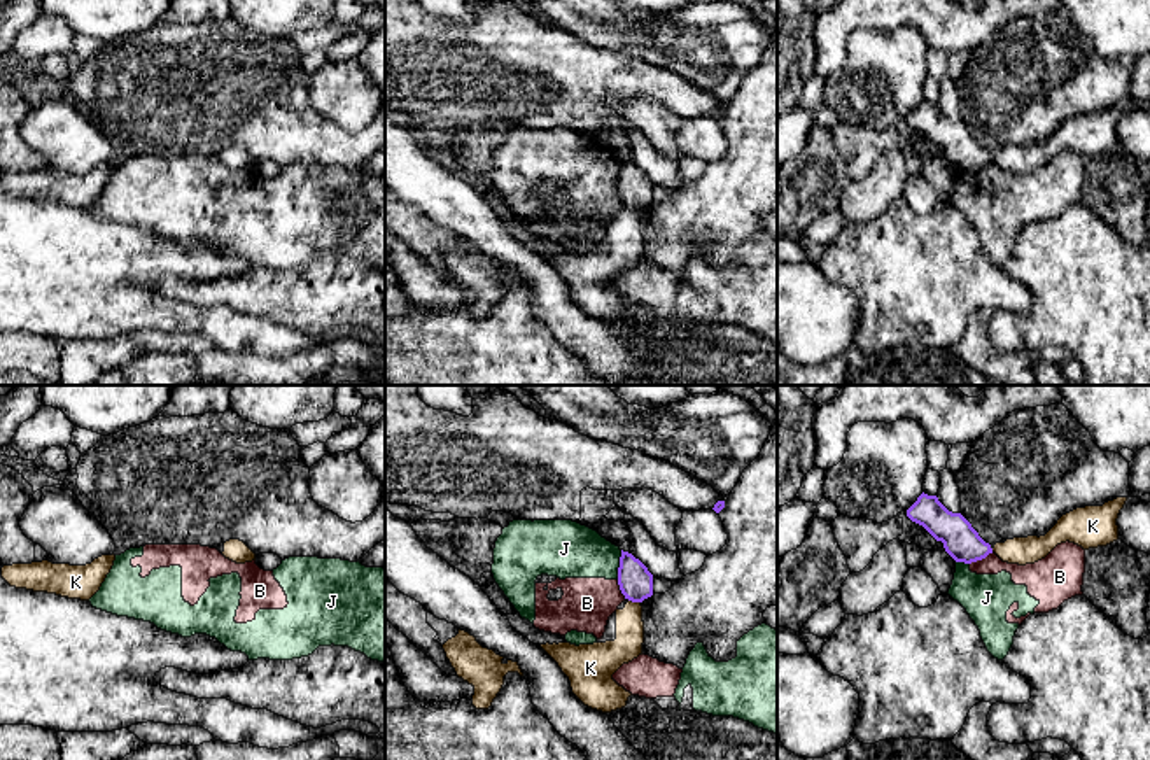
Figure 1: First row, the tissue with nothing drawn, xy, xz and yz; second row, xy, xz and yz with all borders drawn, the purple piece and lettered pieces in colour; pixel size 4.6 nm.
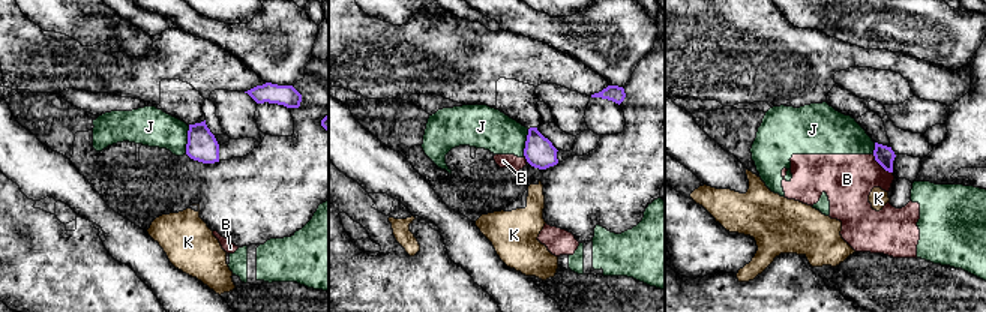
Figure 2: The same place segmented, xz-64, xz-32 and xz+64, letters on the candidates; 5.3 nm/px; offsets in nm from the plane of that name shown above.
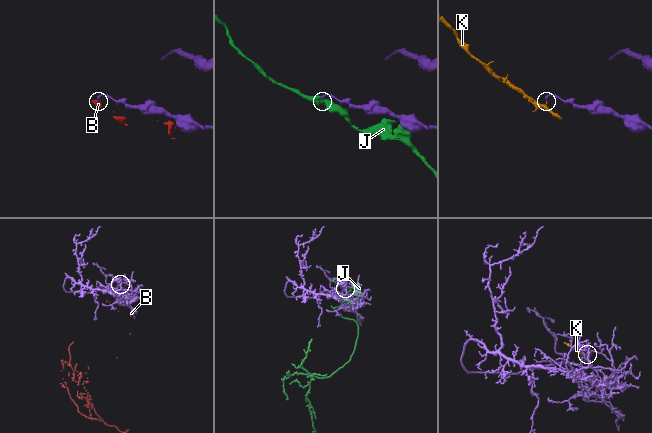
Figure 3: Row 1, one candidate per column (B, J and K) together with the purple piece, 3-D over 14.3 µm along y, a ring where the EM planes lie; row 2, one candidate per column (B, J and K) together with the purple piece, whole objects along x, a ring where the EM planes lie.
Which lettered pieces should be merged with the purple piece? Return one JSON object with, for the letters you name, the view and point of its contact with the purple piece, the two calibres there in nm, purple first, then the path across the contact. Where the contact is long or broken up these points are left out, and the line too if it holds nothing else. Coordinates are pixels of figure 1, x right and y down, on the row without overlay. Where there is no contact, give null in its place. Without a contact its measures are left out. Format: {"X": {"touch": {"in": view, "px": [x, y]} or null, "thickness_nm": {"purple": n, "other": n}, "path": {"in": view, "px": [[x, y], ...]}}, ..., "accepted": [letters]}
{"accepted": []}

